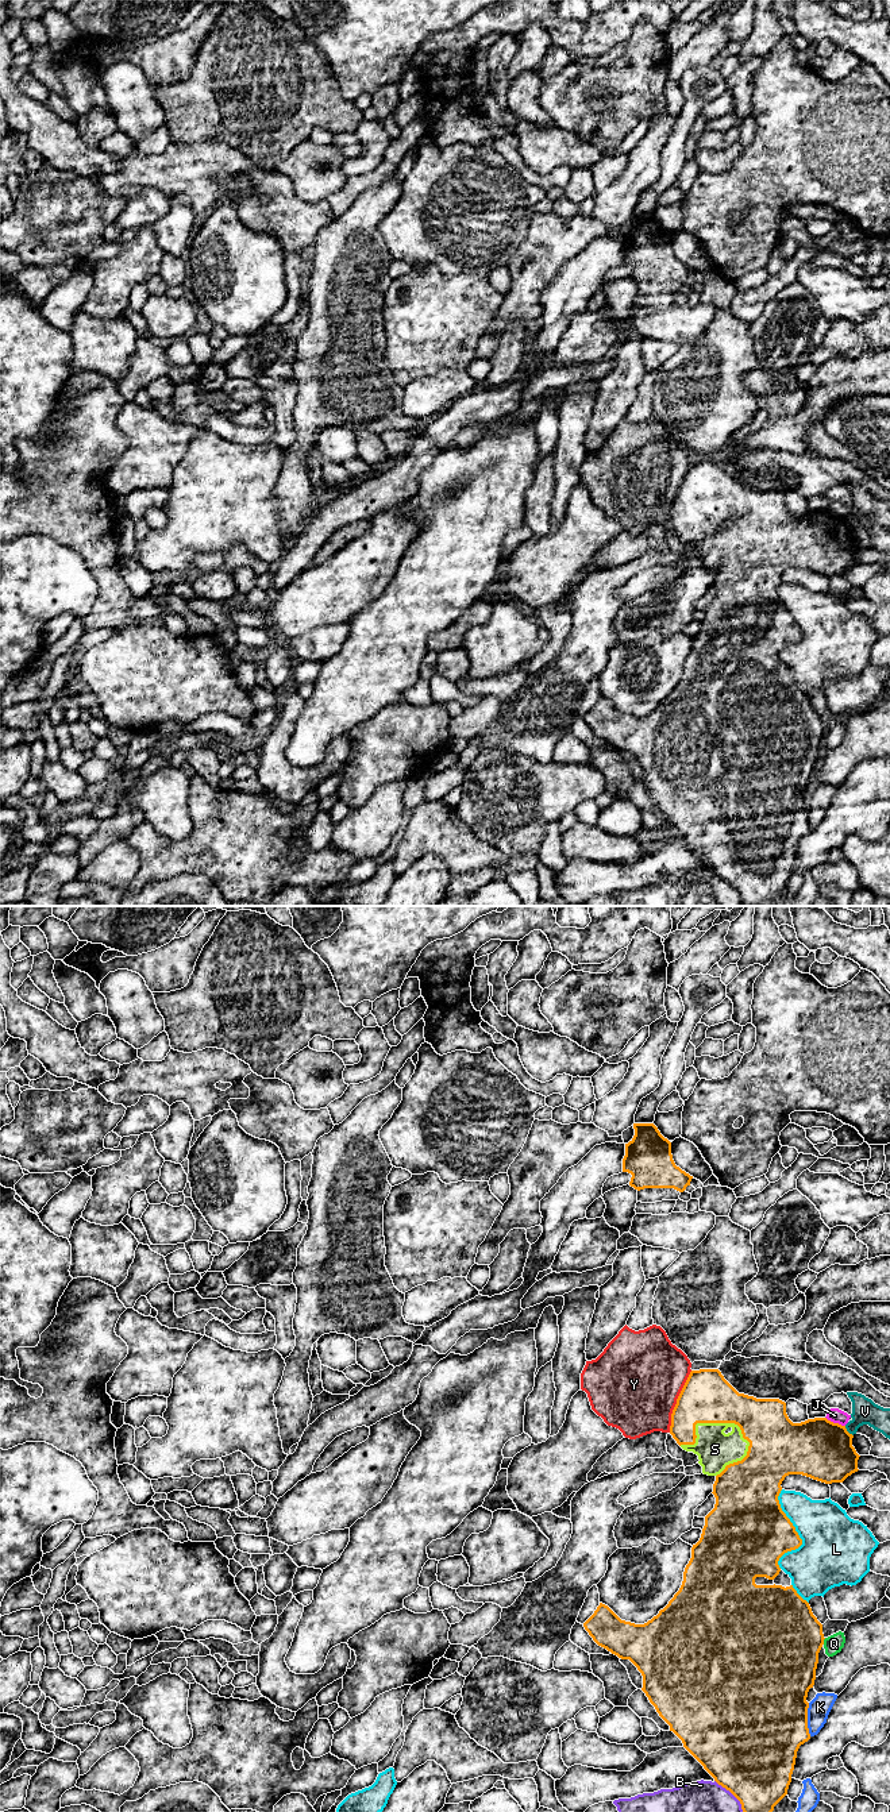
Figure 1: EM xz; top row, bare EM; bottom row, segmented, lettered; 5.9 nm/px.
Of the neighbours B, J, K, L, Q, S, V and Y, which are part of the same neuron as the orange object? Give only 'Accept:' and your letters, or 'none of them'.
Accept: S

